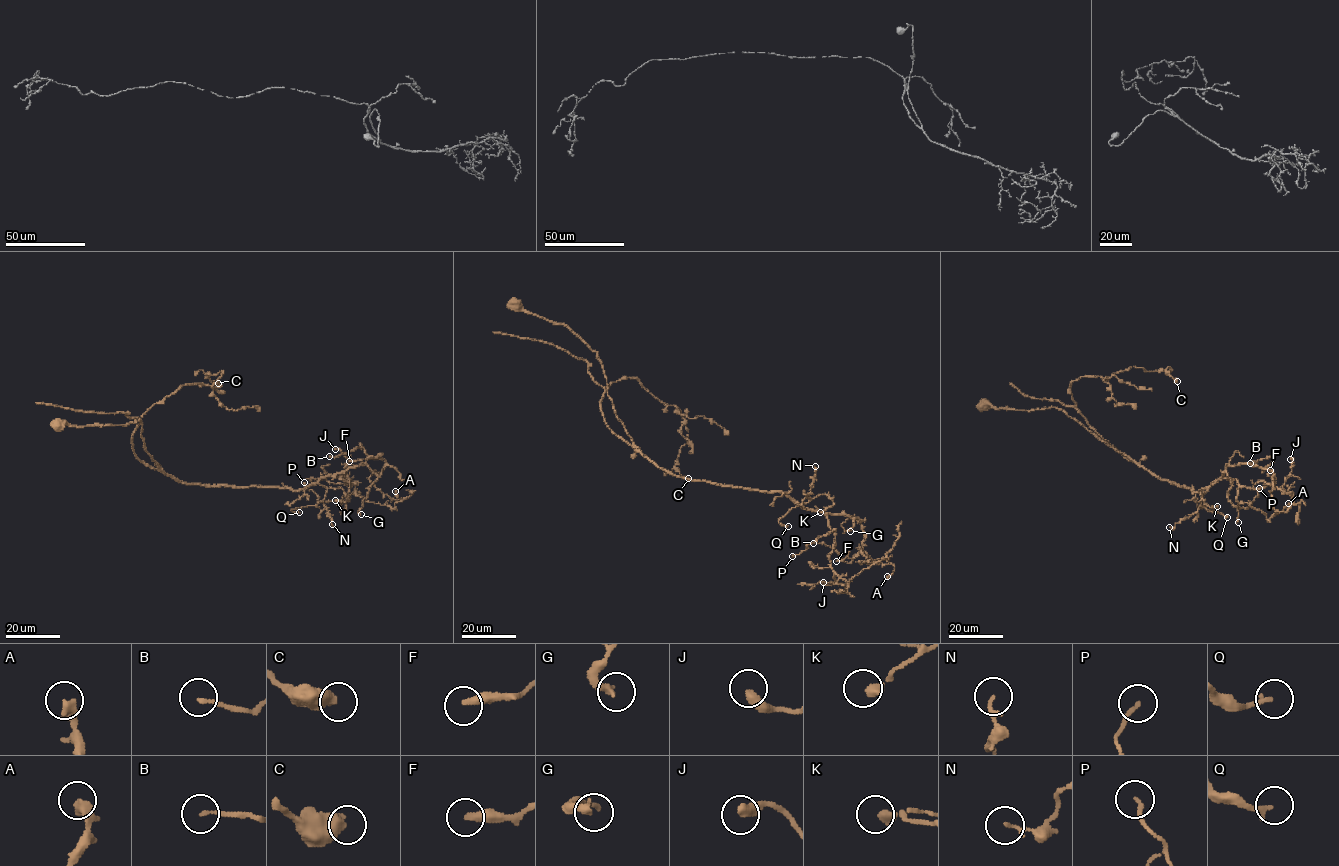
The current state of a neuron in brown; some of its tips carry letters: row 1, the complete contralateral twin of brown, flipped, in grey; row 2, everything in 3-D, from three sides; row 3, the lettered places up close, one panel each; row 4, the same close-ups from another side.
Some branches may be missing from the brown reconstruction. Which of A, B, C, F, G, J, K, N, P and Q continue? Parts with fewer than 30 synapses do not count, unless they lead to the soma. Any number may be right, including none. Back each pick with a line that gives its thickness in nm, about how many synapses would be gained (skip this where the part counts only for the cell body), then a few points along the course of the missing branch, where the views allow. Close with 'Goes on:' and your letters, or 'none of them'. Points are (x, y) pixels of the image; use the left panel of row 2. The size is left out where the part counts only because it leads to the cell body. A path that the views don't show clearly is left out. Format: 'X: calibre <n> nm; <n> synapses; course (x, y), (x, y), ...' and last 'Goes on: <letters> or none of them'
Goes on: none of them

